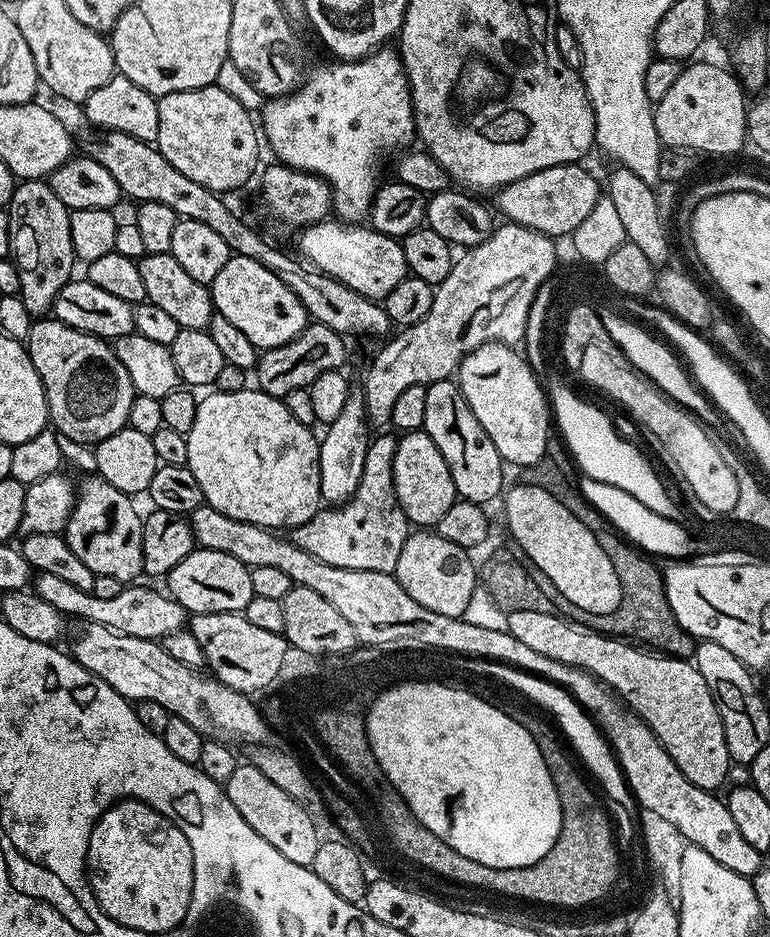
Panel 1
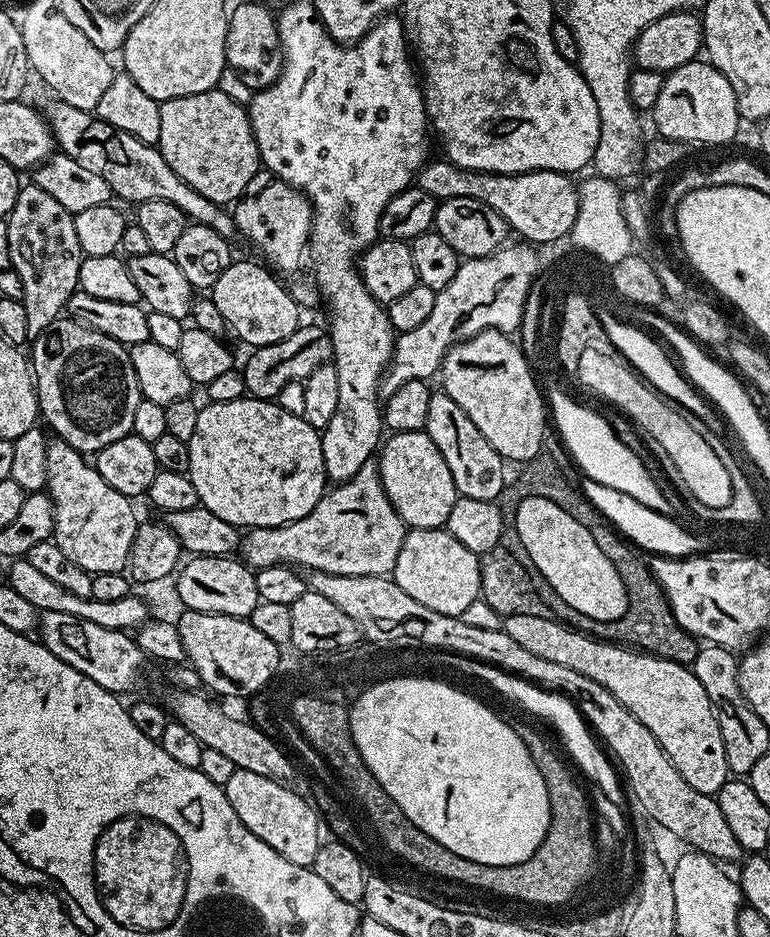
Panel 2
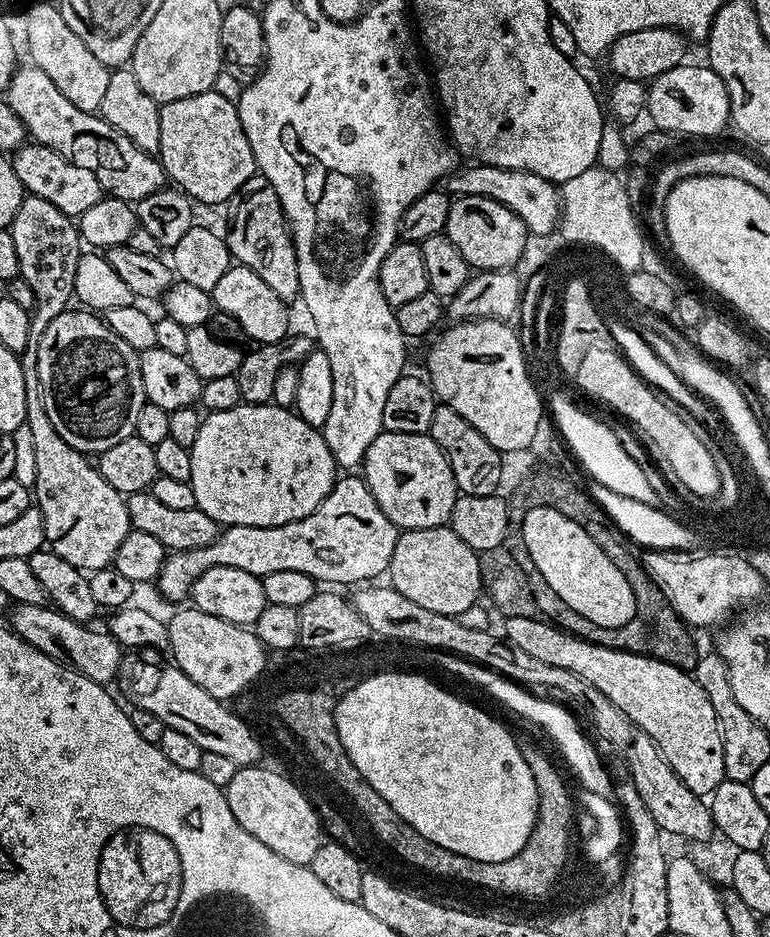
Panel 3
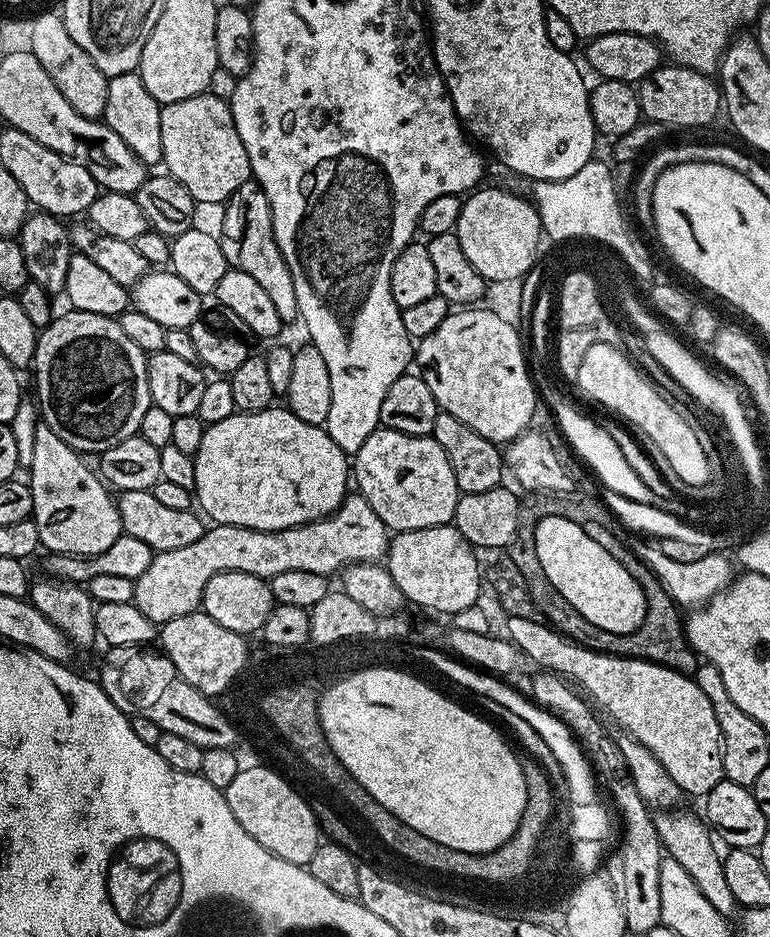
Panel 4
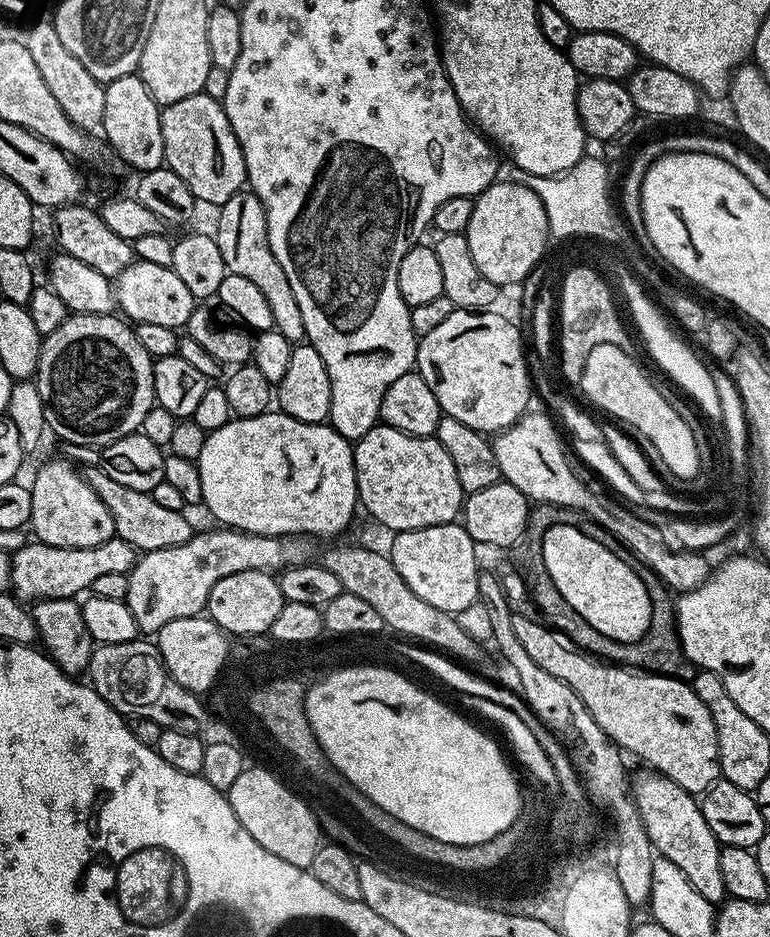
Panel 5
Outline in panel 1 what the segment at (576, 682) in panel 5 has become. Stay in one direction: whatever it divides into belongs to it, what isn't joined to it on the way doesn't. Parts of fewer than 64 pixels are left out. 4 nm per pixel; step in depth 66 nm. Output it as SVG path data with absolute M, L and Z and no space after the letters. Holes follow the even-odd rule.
M530 610L509 612L507 632L519 638L525 646L532 647L536 653L546 654L546 658L554 658L554 662L562 662L571 668L581 668L611 689L648 725L670 758L674 758L678 770L682 770L694 786L716 790L727 778L730 761L722 718L706 686L706 678L698 674L695 663L677 660L675 656L653 654L623 639L609 638L603 632L595 632L581 622Z

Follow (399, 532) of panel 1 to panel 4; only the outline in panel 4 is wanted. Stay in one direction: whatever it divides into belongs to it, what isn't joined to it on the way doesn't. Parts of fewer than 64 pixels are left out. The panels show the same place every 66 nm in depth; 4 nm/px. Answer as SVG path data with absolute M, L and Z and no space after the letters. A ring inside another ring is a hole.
M359 494L344 497L339 508L322 520L299 524L277 532L263 532L233 524L209 527L191 546L155 553L146 571L136 581L132 603L150 622L163 626L182 614L201 607L206 582L219 572L245 572L270 578L285 570L310 570L310 574L331 577L347 564L371 564L387 553L390 529L370 510L370 502Z

